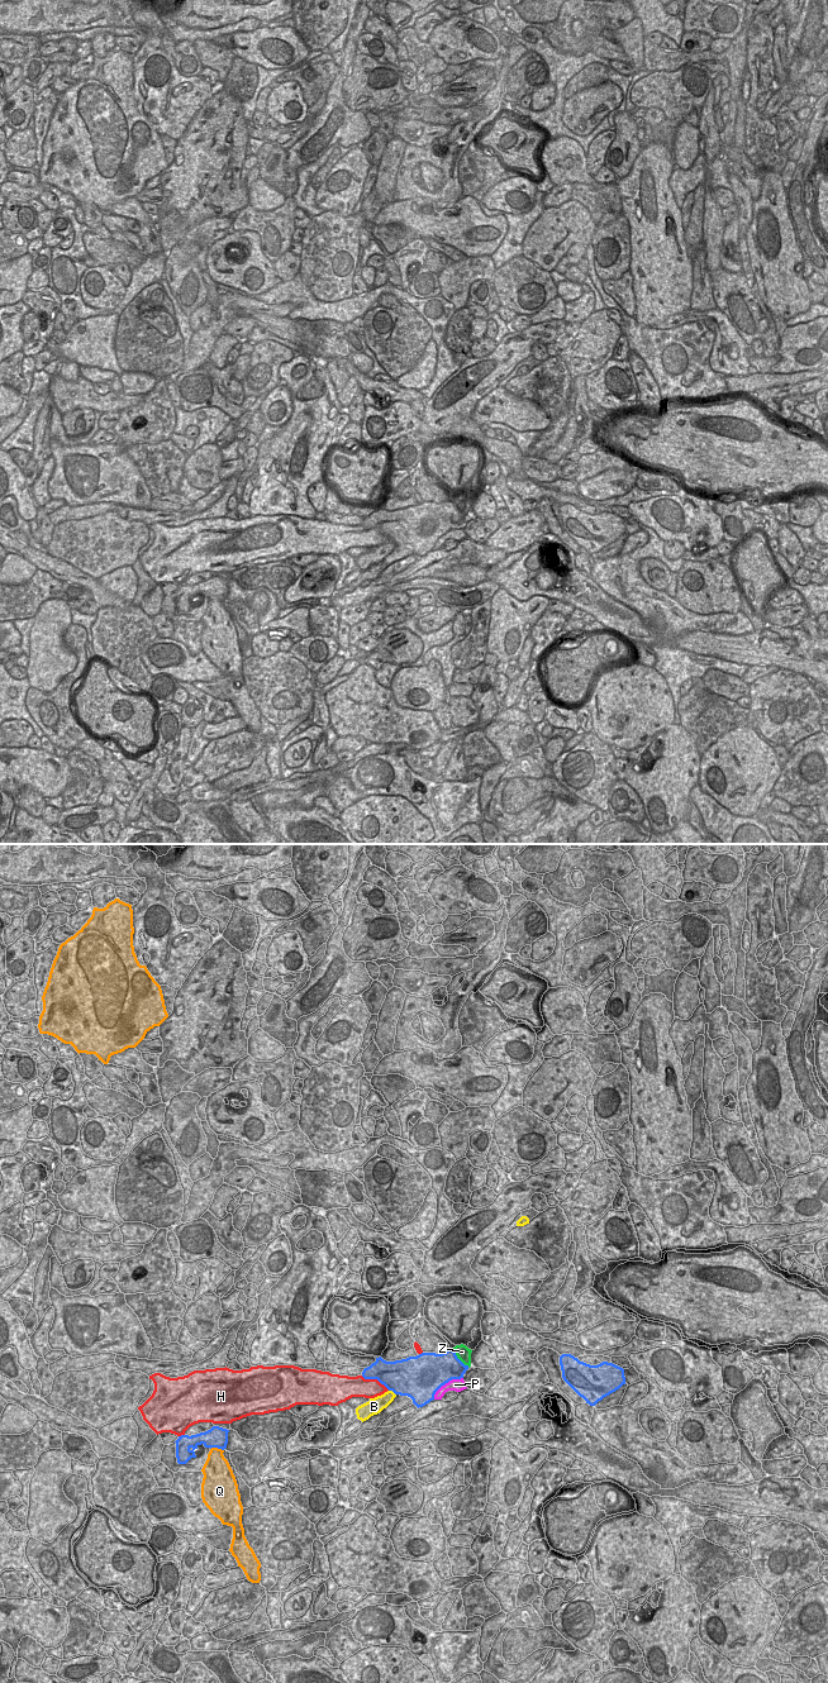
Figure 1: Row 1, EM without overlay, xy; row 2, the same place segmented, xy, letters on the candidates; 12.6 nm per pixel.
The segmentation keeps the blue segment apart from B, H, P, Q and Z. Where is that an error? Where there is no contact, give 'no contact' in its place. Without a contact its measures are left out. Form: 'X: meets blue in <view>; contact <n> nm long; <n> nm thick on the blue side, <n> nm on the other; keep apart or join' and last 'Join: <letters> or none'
B: meets blue in xy; contact 120 nm long; 480 nm thick on the blue side, 190 nm on the other; keep apart
H: meets blue in xy; contact 400 nm long; 360 nm thick on the blue side, 260 nm on the other; keep apart
P: meets blue in xy; contact 480 nm long; 480 nm thick on the blue side, 160 nm on the other; keep apart
Q: meets blue in xy; contact 180 nm long; 260 nm thick on the blue side, 300 nm on the other; keep apart
Z: meets blue in xy; contact 340 nm long; 380 nm thick on the blue side, 180 nm on the other; keep apart
Join: none

